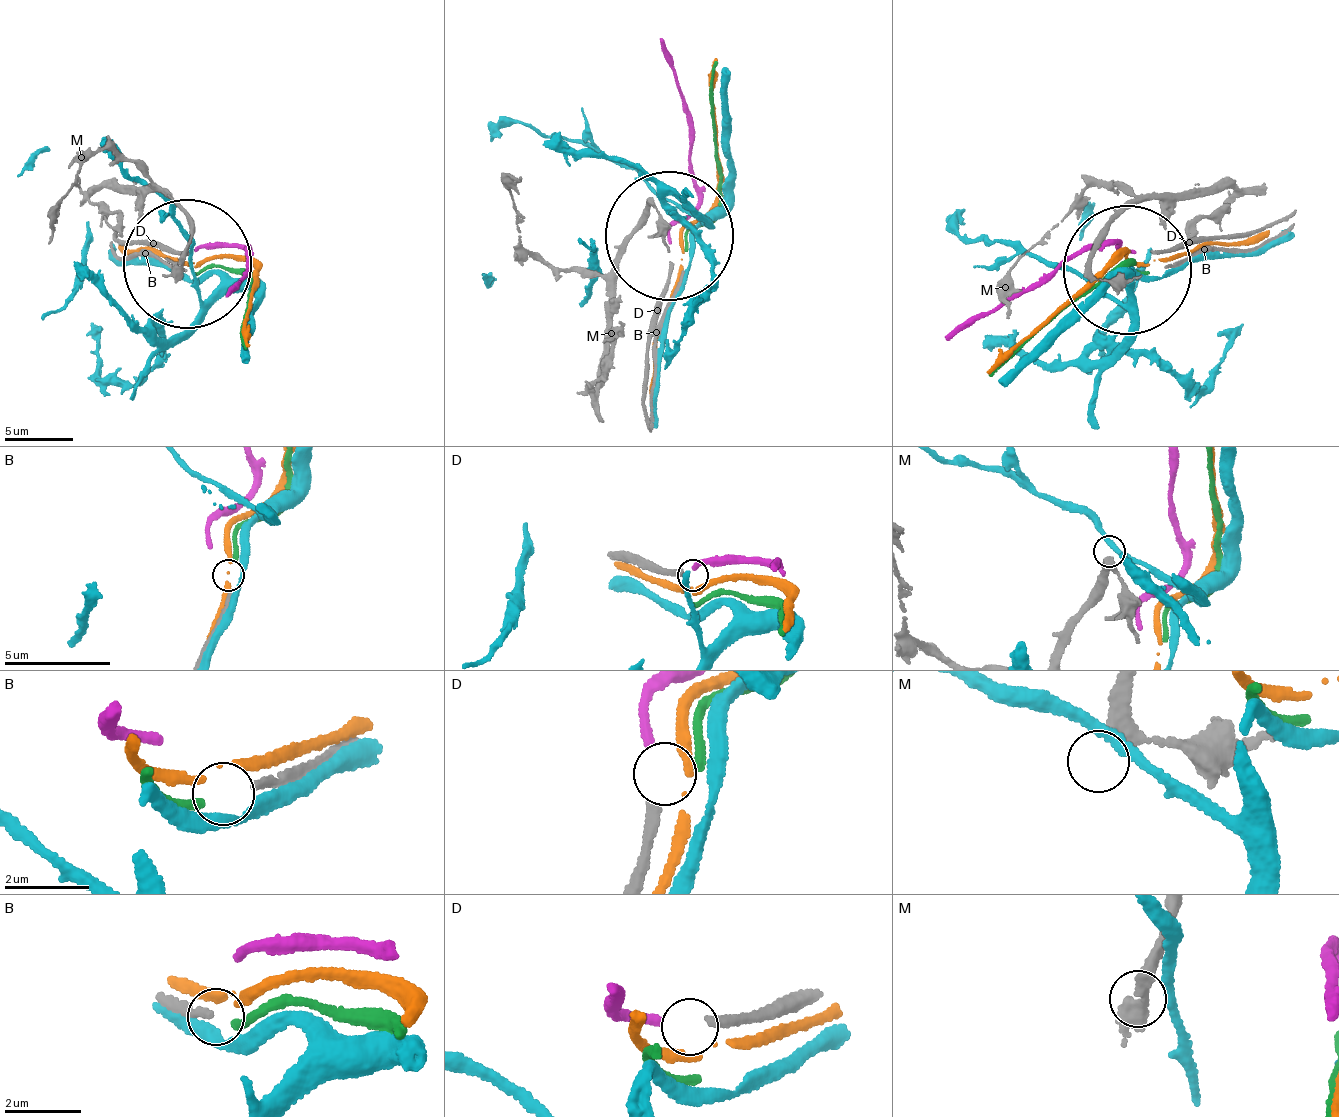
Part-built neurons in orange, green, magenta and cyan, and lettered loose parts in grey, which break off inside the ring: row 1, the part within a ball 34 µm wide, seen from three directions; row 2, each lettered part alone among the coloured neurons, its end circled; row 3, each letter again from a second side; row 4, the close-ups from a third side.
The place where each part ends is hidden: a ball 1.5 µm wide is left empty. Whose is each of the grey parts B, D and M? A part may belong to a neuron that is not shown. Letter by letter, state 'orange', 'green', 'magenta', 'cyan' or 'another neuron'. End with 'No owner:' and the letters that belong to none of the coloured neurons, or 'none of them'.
B: green
D: magenta
M: another neuron
No owner: M

